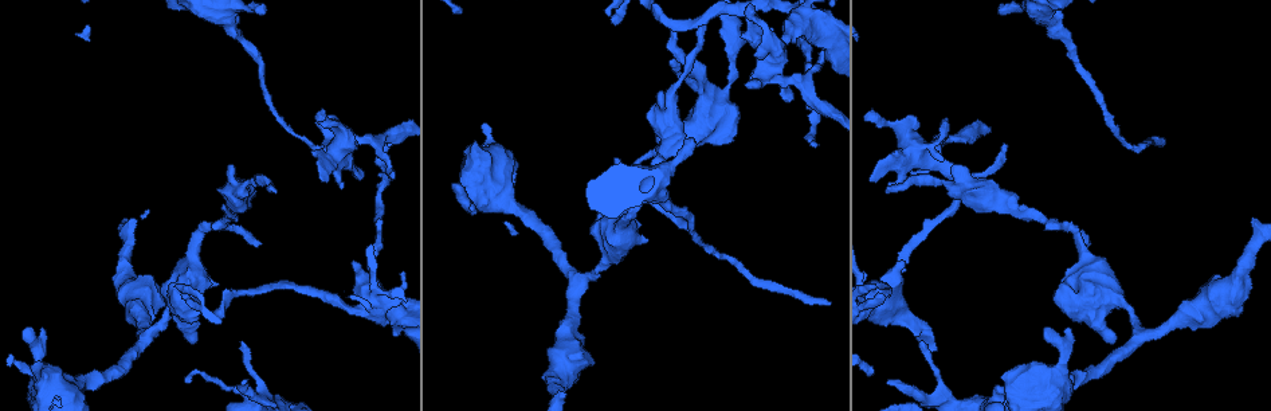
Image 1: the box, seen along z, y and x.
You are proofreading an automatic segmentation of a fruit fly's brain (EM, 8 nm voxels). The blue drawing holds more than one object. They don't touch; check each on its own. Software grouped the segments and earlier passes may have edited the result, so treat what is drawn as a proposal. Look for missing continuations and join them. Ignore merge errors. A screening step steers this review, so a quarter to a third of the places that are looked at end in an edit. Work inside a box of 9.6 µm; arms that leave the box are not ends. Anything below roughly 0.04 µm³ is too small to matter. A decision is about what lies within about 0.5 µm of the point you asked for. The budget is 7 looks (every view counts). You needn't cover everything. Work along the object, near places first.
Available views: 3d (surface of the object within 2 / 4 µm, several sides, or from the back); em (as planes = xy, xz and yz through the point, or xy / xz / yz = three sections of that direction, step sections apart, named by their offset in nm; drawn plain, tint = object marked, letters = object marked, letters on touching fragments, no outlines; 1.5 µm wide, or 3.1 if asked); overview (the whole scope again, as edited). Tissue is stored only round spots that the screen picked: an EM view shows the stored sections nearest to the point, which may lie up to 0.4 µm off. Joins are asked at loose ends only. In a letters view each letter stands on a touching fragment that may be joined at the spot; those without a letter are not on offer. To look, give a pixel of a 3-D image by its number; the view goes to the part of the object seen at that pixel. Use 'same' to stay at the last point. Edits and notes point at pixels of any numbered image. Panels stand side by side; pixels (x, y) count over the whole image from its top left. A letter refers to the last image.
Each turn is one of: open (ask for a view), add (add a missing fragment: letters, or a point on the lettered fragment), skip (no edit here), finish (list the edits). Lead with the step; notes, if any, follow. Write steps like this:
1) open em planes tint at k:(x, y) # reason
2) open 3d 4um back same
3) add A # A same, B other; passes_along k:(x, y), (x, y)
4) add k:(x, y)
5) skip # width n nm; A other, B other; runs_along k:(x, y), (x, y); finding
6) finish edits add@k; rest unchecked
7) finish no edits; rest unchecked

open em planes letters at 1:(277, 190) # free end

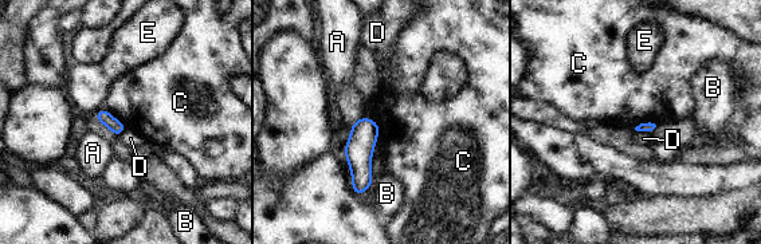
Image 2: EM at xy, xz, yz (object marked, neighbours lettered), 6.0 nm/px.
skip # A other, B other, C other, D other, E other; border 2:(364, 115), (377, 124), (376, 148); no lettered fragment goes on from it

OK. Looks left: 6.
open em planes plain at 1:(242, 383) # branch stops here

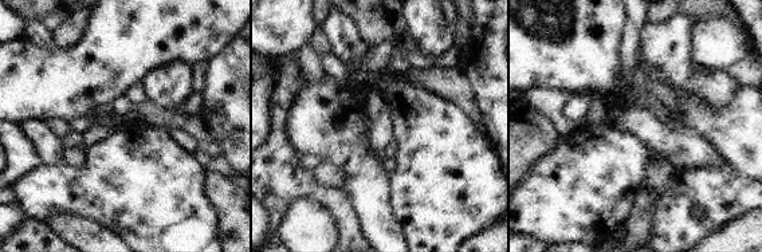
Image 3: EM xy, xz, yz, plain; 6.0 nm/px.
open em planes letters same # what lies round it

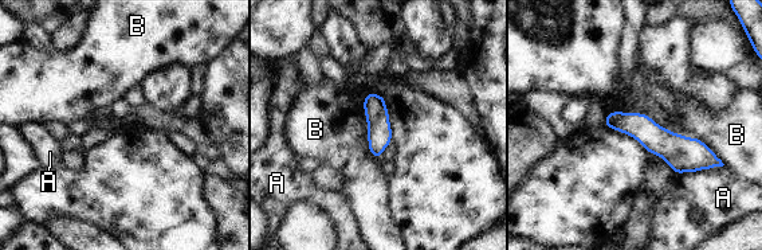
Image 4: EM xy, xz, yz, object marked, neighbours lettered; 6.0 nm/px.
skip # width 140 nm; A other, B other; runs_along 4:(608, 120), (711, 156); none of them fits

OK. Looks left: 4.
open 3d 4um at 1:(831, 301) # an open end

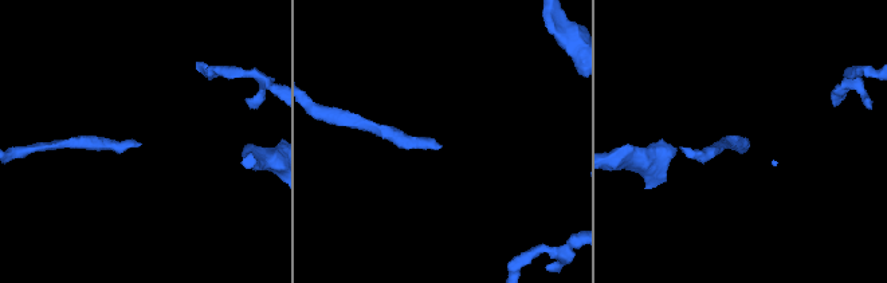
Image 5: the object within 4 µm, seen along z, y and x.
open em planes letters at 5:(747, 146) # shape alone is not enough

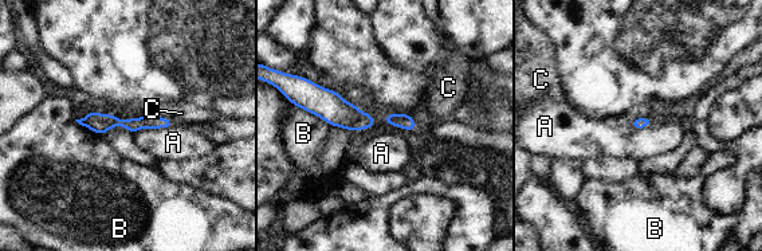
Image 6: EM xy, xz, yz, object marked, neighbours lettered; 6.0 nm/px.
skip # A other, B other, C other; no lettered fragment goes on from it

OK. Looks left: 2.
finish no edits; rest unchecked

